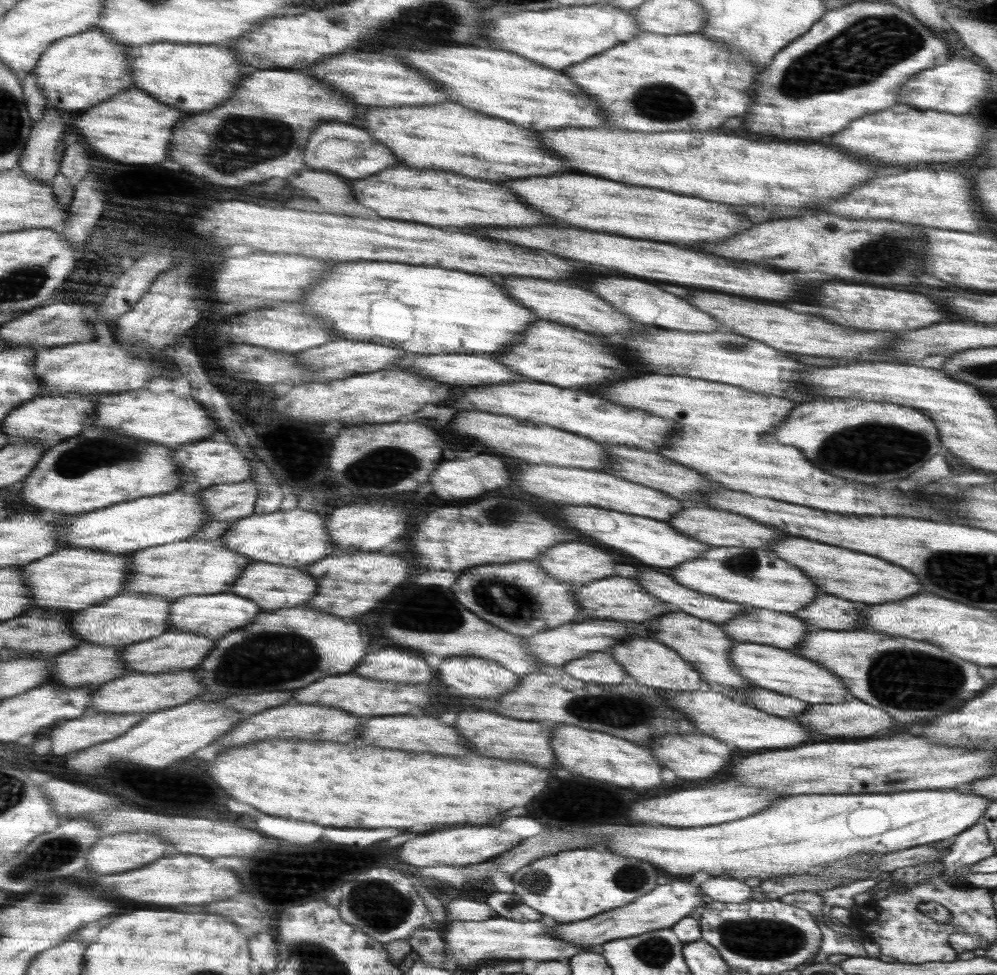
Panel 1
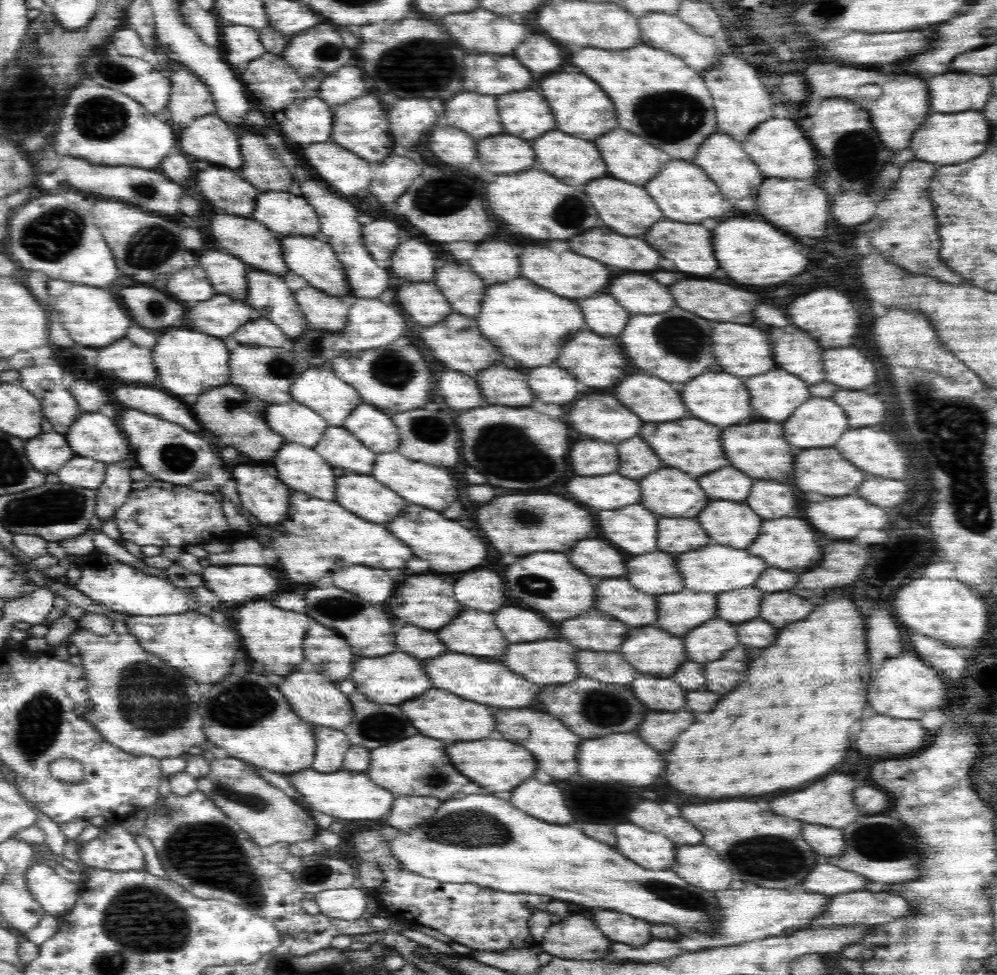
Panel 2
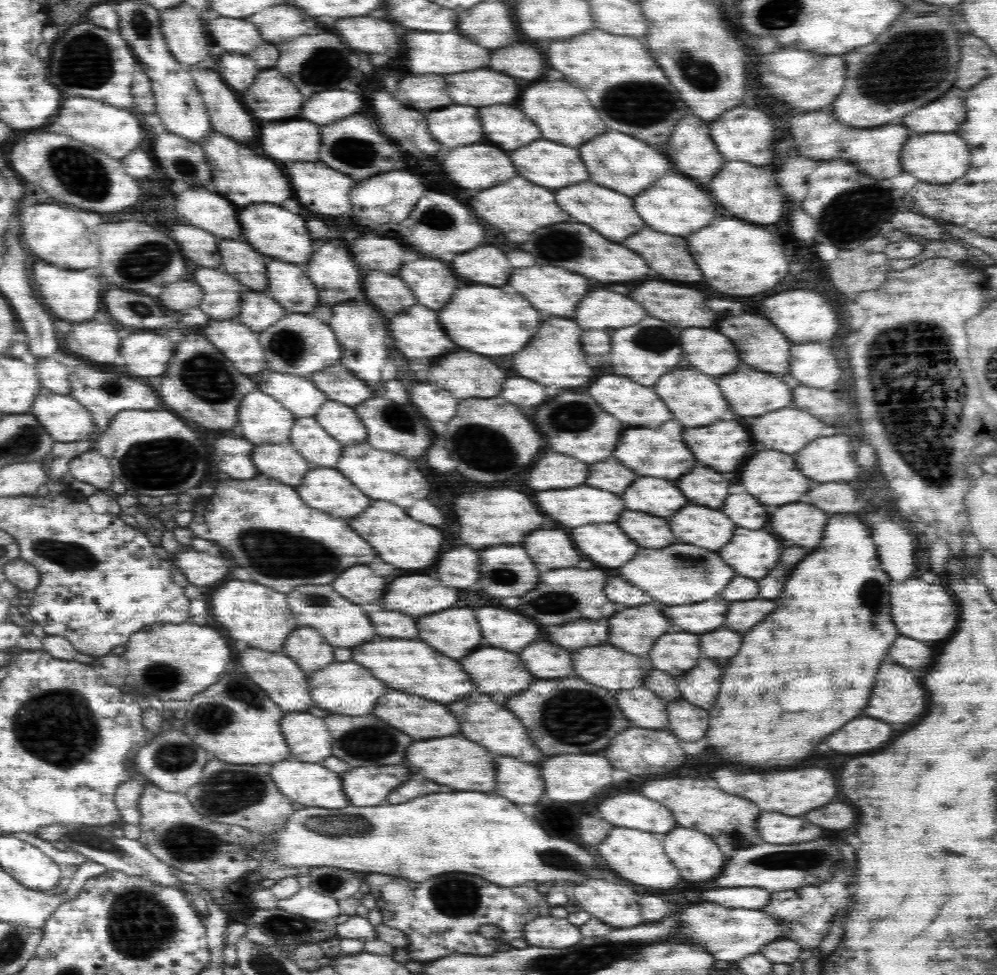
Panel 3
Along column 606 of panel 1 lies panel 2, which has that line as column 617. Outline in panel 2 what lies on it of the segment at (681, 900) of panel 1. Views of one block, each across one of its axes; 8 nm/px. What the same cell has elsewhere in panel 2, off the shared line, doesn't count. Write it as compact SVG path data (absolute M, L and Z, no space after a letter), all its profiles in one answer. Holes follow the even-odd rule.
M596 910L592 918L596 926L614 942L640 946L652 940L650 924L638 918L630 918L628 914L618 914L616 910Z

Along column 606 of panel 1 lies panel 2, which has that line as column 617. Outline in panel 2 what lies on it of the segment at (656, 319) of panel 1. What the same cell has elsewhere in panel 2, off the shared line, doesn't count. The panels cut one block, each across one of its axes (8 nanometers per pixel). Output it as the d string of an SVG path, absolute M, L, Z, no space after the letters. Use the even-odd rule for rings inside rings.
M624 274L612 280L608 294L632 314L660 314L674 306L668 288L644 274Z

